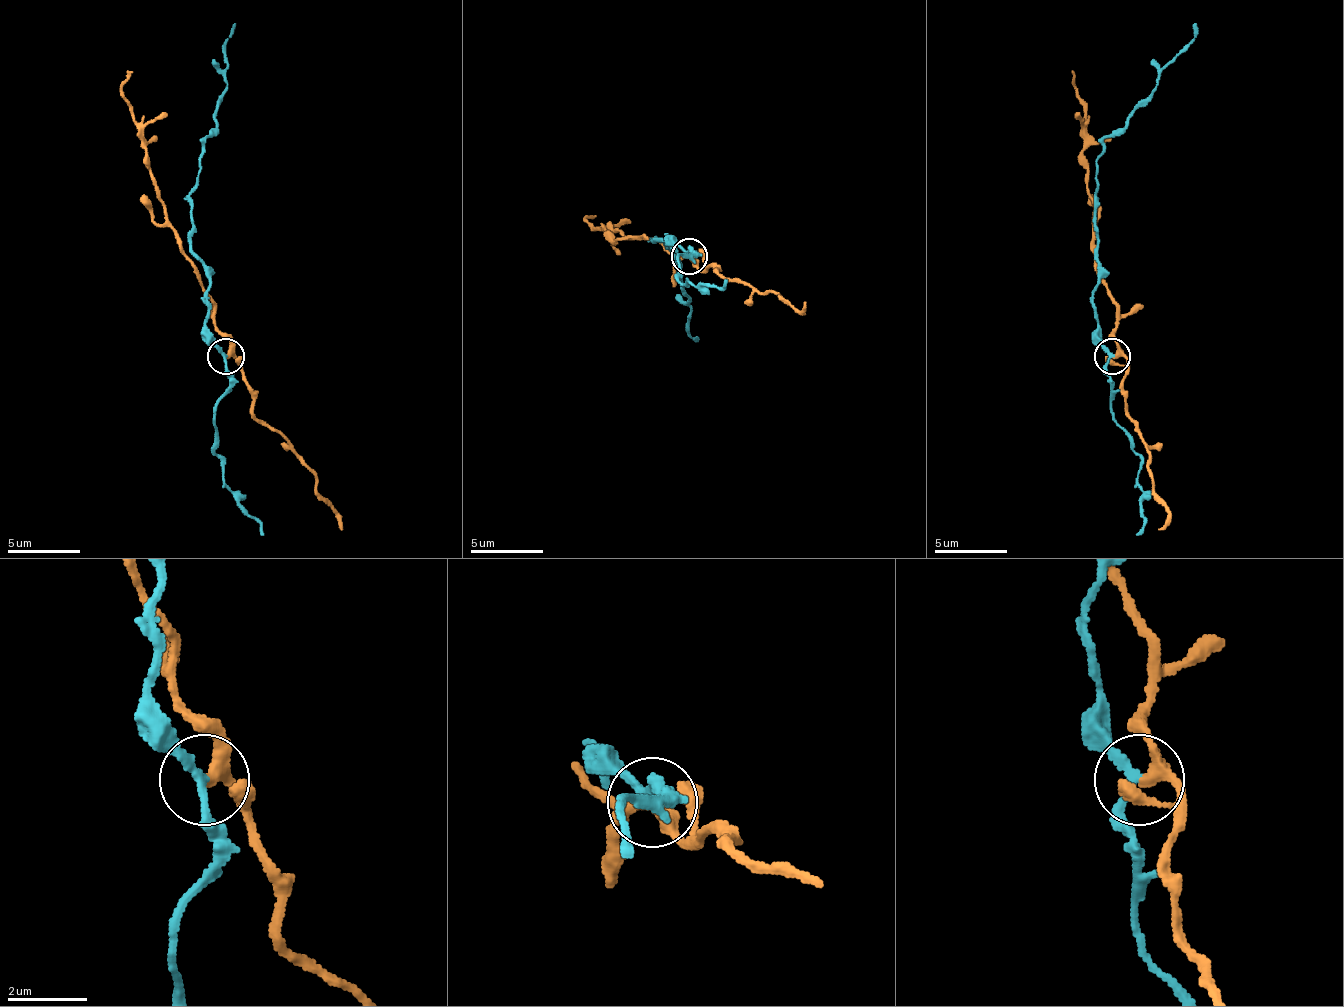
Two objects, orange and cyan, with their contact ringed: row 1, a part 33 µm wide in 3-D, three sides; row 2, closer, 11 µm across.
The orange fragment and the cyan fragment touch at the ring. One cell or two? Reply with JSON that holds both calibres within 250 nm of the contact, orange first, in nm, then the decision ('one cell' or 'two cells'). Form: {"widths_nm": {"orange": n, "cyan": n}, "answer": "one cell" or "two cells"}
{"widths_nm": {"orange": 260, "cyan": 200}, "answer": "two cells"}

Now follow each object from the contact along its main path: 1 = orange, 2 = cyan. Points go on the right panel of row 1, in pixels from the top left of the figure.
1: (1111, 357), (1119, 342), (1115, 299), (1097, 266), (1093, 204), (1082, 167), (1082, 102), (1075, 94), (1071, 69)
2: (1111, 357), (1097, 335), (1097, 156), (1155, 87), (1159, 73), (1188, 43), (1195, 22)

